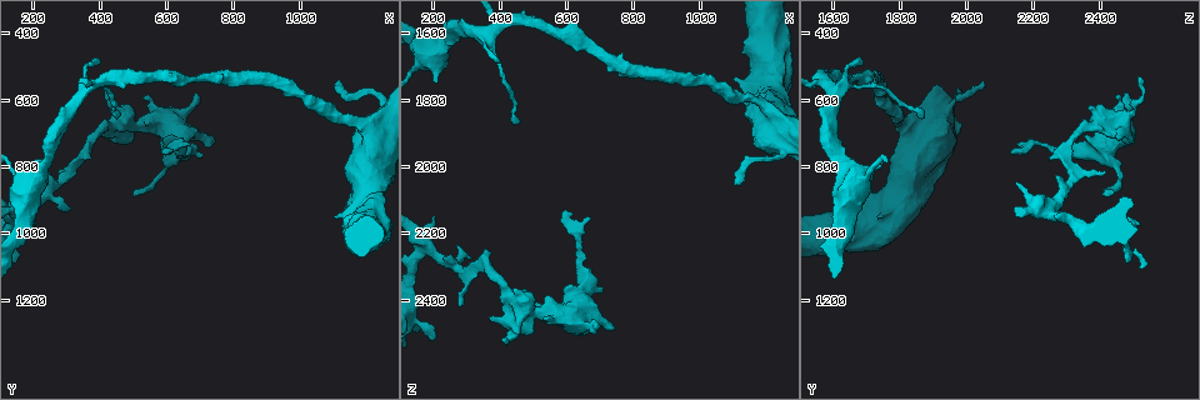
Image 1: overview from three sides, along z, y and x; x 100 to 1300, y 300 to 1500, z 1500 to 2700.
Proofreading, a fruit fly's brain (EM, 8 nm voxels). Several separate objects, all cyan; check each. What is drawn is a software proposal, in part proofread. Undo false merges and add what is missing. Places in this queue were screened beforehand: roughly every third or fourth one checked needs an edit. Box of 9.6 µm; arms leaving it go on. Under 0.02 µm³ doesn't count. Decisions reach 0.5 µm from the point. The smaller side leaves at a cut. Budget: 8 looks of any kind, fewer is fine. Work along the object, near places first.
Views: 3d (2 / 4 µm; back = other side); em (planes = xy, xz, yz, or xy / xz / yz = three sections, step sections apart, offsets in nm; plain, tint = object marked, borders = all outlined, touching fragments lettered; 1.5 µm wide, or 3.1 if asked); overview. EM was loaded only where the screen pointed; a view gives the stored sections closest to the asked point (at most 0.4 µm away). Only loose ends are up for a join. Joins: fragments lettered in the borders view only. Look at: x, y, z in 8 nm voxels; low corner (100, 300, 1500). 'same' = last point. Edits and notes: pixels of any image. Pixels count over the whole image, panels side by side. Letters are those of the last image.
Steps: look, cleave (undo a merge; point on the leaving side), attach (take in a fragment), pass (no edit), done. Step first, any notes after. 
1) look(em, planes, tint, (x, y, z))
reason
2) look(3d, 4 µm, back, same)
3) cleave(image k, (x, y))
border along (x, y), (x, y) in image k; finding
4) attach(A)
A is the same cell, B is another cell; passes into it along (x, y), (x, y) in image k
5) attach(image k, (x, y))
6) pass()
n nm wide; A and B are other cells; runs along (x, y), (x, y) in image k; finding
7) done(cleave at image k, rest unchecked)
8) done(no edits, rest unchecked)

look(3d, 2 µm, (210, 970, 2520))
free end

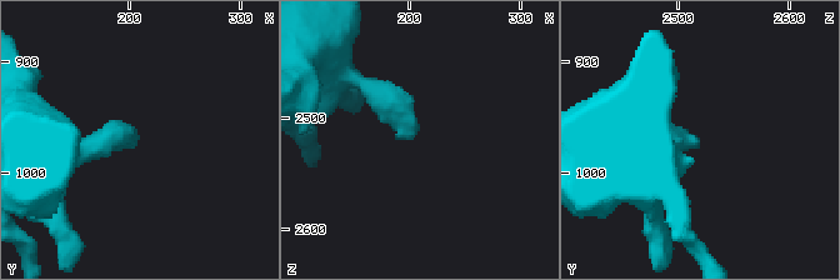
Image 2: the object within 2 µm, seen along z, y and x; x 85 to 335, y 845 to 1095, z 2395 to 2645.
look(em, planes, borders, (206, 976, 2518))
now the EM

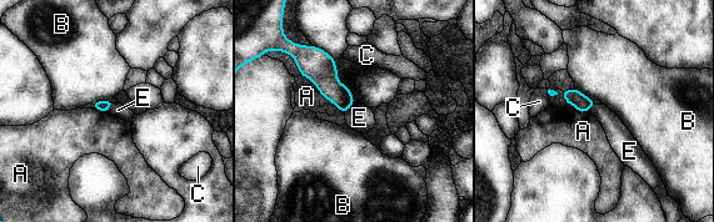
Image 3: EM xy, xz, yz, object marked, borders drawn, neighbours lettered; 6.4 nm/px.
pass()
A touches over 320 nm; A, B, C and E are other cells; none of them fits

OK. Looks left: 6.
look(em, yz, step 4, plain, (400, 550, 1570))
sudden change in width

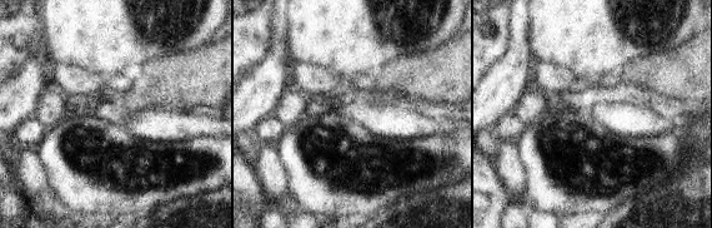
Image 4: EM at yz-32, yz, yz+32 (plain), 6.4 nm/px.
look(em, yz, step 4, borders, same)

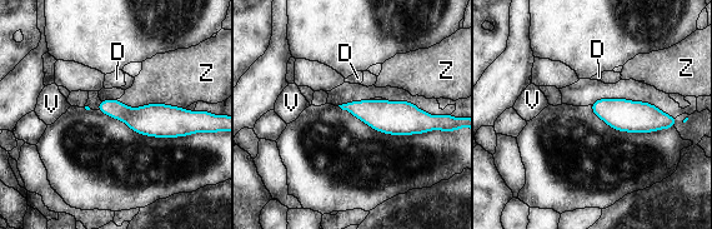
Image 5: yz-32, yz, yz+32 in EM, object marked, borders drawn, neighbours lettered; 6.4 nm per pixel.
pass()
200 nm wide; D, V and Z are other cells; all the same neuron

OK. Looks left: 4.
look(em, xy, step 8, tint, (370, 710, 2450))
free end

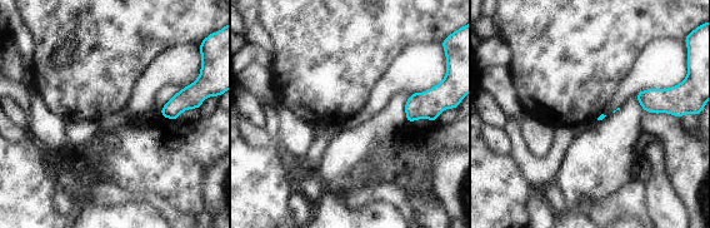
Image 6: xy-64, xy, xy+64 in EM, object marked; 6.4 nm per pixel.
look(em, xy, step 8, borders, same)

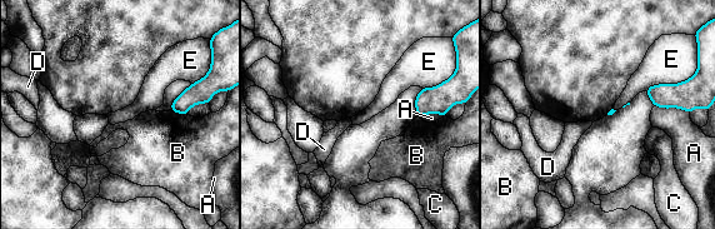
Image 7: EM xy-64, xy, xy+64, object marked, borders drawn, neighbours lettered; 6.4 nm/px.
pass()
A, B, C, D and E are other cells; border along (681, 80), (651, 84), (644, 90) in image 7; no lettered fragment goes on from it

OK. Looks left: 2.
look(em, planes, borders, (1110, 550, 2050))
thin end

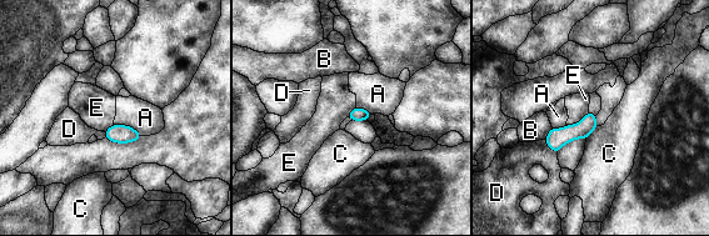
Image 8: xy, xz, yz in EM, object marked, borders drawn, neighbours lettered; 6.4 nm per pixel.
pass()
80 nm wide; A, B, C, D and E are other cells; border along (588, 110), (582, 119), (567, 125) in image 8; no lettered fragment goes on from it

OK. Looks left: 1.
done(no edits, rest unchecked)

